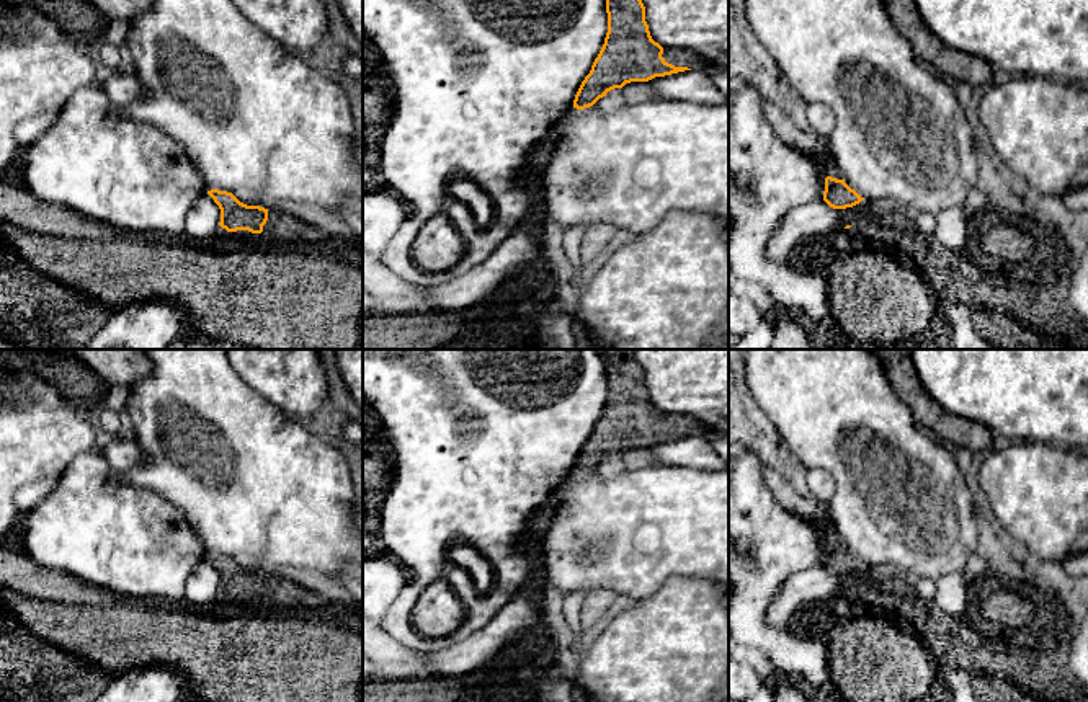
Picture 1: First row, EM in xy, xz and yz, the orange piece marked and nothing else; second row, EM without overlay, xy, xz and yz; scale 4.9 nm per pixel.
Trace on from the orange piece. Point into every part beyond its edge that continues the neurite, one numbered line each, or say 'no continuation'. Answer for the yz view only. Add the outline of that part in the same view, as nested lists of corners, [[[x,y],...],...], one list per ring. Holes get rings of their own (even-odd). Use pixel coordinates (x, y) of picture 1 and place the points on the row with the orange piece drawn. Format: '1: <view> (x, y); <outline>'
1: yz (825, 164); [[[815,158],[815,162],[828,173],[828,176],[843,180],[838,168],[833,165],[830,158]]]

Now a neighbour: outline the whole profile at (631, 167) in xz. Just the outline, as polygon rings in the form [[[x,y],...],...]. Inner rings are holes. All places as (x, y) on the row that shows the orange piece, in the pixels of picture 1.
[[[603,96],[590,108],[572,108],[562,140],[554,145],[542,170],[536,215],[554,219],[564,230],[608,222],[642,235],[670,211],[714,214],[729,220],[729,101],[717,106],[660,98],[631,104]]]

